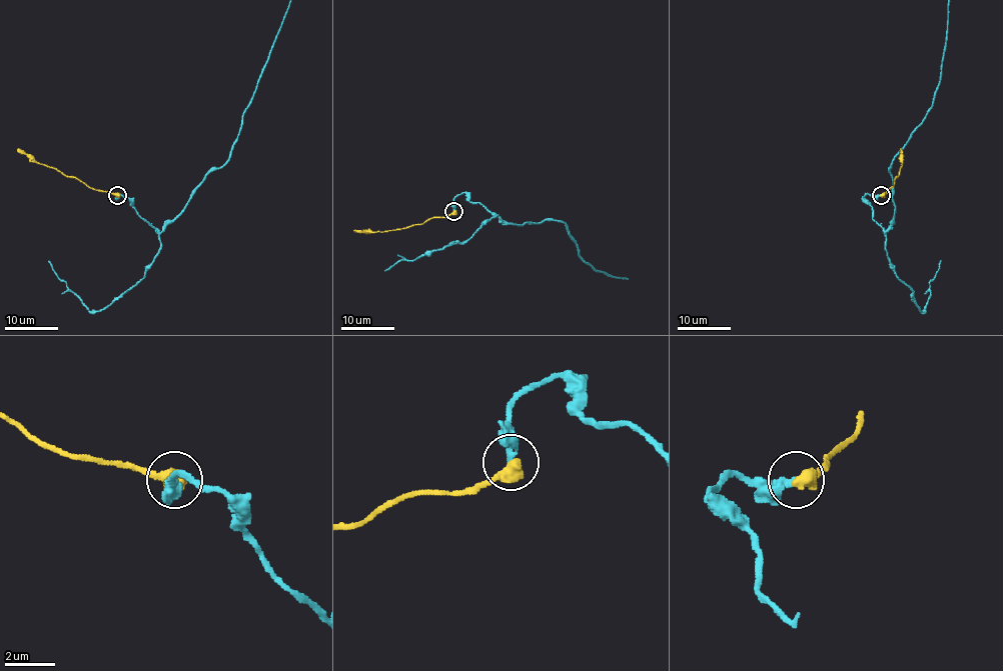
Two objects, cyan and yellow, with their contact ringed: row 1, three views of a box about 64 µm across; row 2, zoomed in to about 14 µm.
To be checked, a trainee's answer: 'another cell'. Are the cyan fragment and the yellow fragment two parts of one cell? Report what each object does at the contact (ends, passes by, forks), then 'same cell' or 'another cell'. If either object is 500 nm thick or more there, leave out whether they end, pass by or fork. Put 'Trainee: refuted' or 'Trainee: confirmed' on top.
Trainee: refuted
same cell

